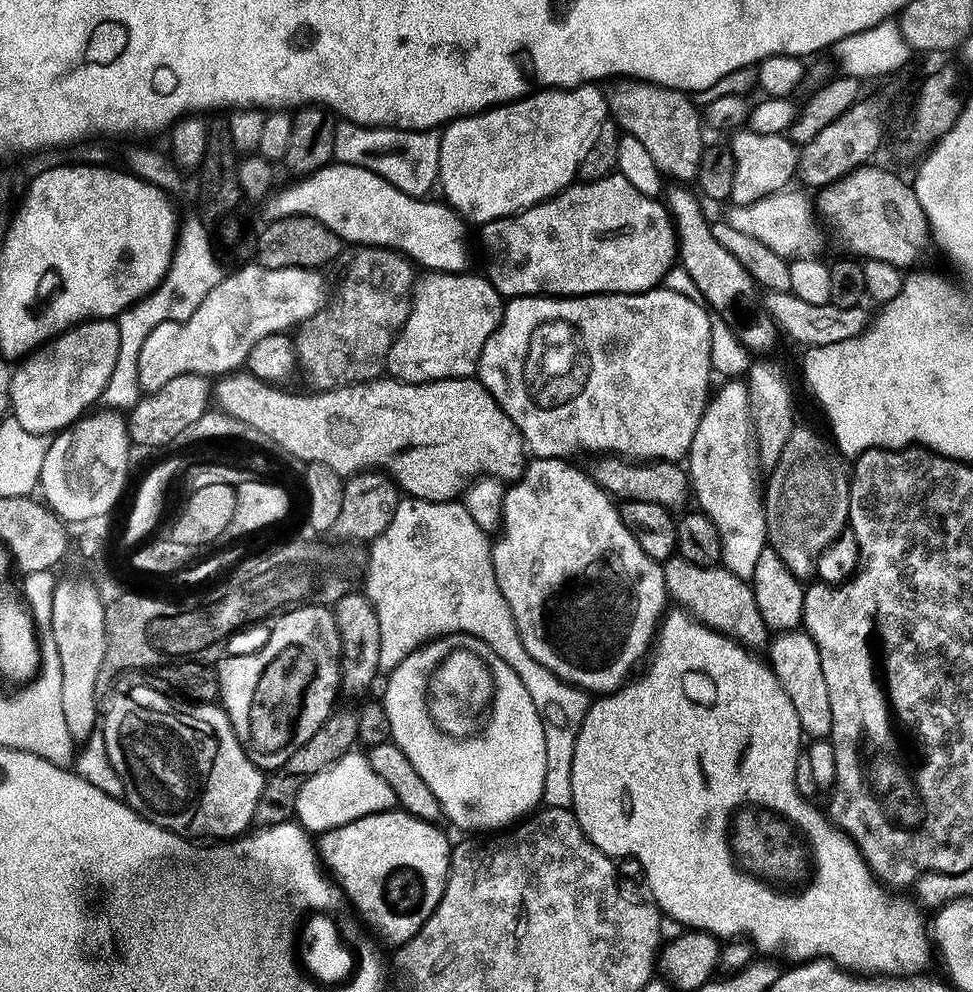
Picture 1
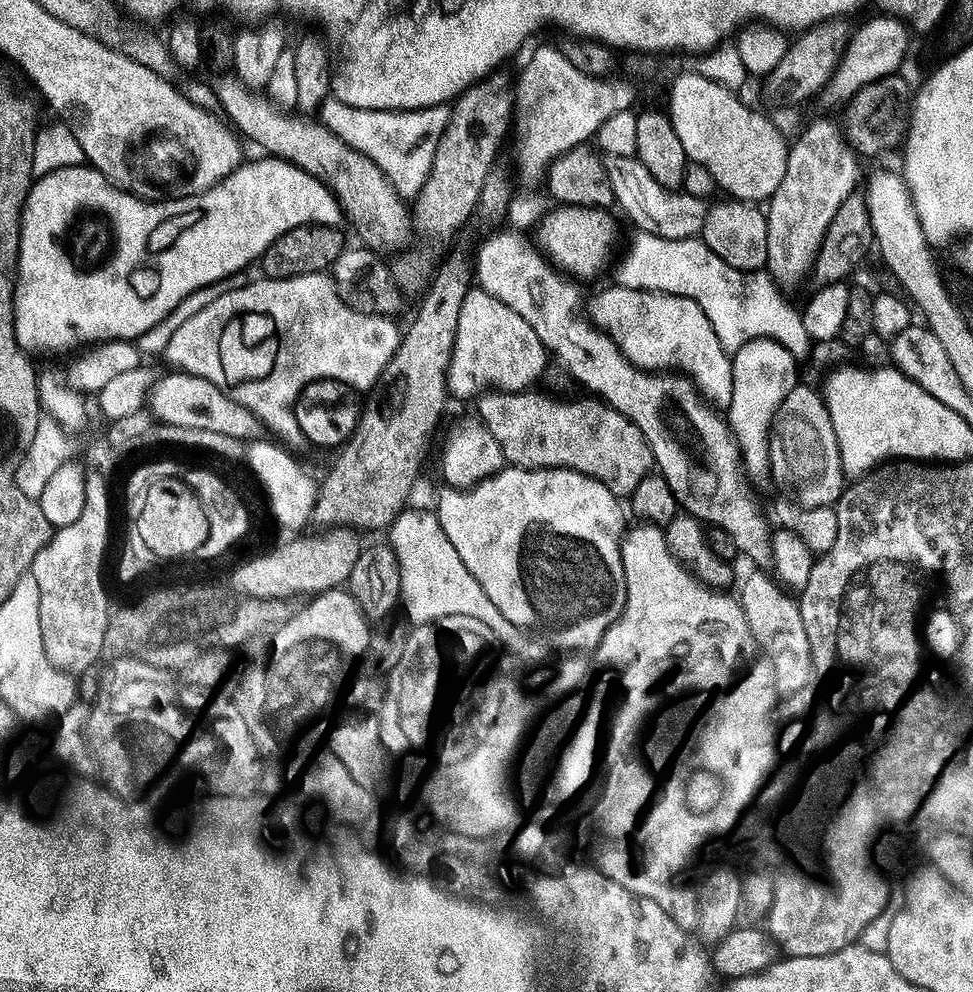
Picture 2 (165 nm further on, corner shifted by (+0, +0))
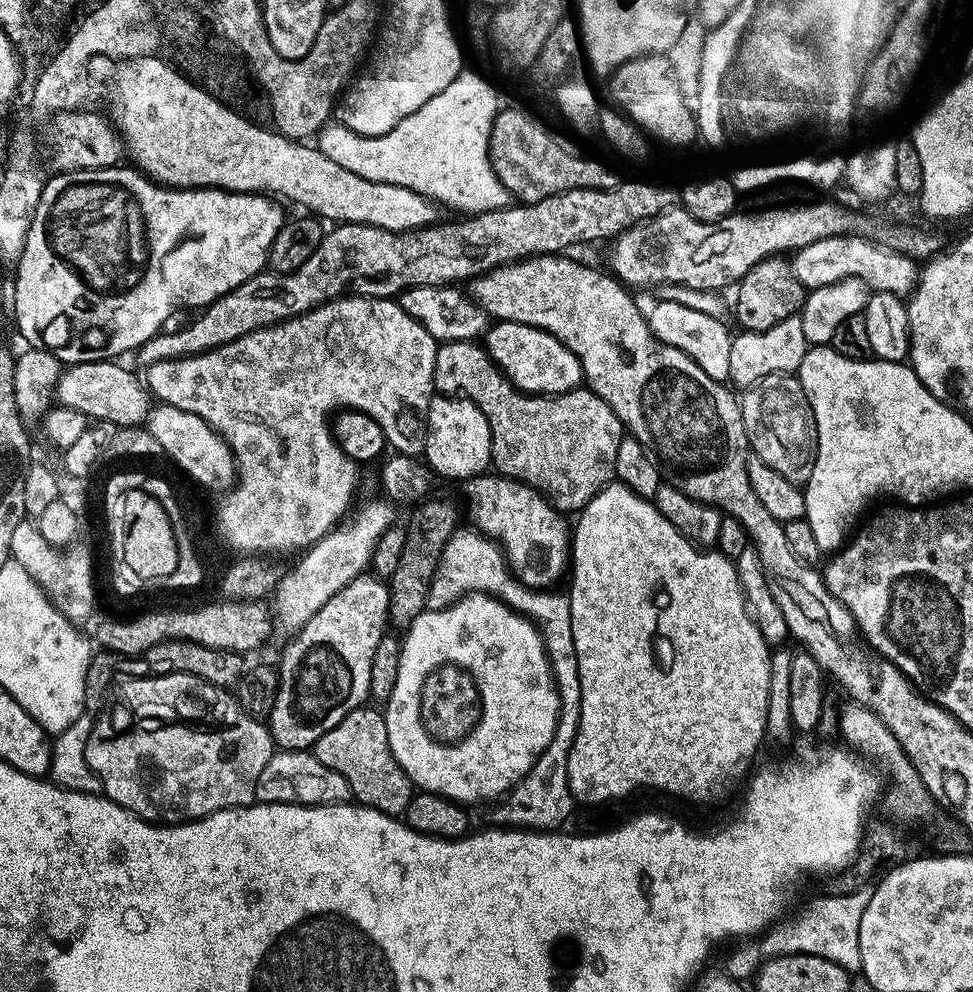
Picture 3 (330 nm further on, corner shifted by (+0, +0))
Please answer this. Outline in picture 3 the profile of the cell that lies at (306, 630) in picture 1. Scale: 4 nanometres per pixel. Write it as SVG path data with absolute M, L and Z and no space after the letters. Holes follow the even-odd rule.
M375 574L359 576L354 582L342 586L342 590L338 590L338 594L334 594L334 598L330 598L330 602L326 602L326 606L322 606L318 614L314 614L310 622L285 643L288 645L280 656L274 706L266 721L277 749L311 749L326 730L334 730L350 710L361 707L369 699L370 666L374 650L386 634L389 602L388 586L381 577Z

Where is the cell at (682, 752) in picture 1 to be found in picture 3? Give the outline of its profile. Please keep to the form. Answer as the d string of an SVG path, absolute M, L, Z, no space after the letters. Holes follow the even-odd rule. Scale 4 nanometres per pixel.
M613 482L600 491L586 507L580 509L575 520L576 528L574 524L570 536L572 585L566 588L570 602L570 626L574 626L574 650L578 654L578 678L582 682L578 734L574 734L574 746L570 746L568 759L568 781L573 797L588 804L604 804L607 800L620 800L639 788L653 788L656 792L681 796L696 804L722 799L735 786L736 780L745 779L748 763L756 756L756 747L765 743L772 656L770 646L748 612L735 563L727 560L719 550L701 550L691 544L674 526L670 526L670 522L666 522L666 518L662 518L652 500L643 500L619 482Z

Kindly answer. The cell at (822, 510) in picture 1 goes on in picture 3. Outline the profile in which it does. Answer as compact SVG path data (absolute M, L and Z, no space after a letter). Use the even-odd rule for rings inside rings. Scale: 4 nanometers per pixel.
M792 374L767 376L743 393L740 409L751 455L770 470L778 470L791 484L807 484L816 461L818 430L799 379Z

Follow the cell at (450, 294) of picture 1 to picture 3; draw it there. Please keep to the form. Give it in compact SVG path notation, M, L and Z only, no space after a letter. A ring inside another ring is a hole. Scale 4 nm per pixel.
M501 320L487 329L482 340L488 356L500 367L501 372L511 380L513 386L529 394L561 396L581 387L584 371L578 358L558 338L534 326Z

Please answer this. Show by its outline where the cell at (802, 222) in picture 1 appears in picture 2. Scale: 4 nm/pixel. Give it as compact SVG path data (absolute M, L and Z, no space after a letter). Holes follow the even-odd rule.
M607 155L603 161L612 184L615 205L620 206L635 229L667 240L693 239L703 231L705 216L710 207L707 201L664 188L635 156Z

